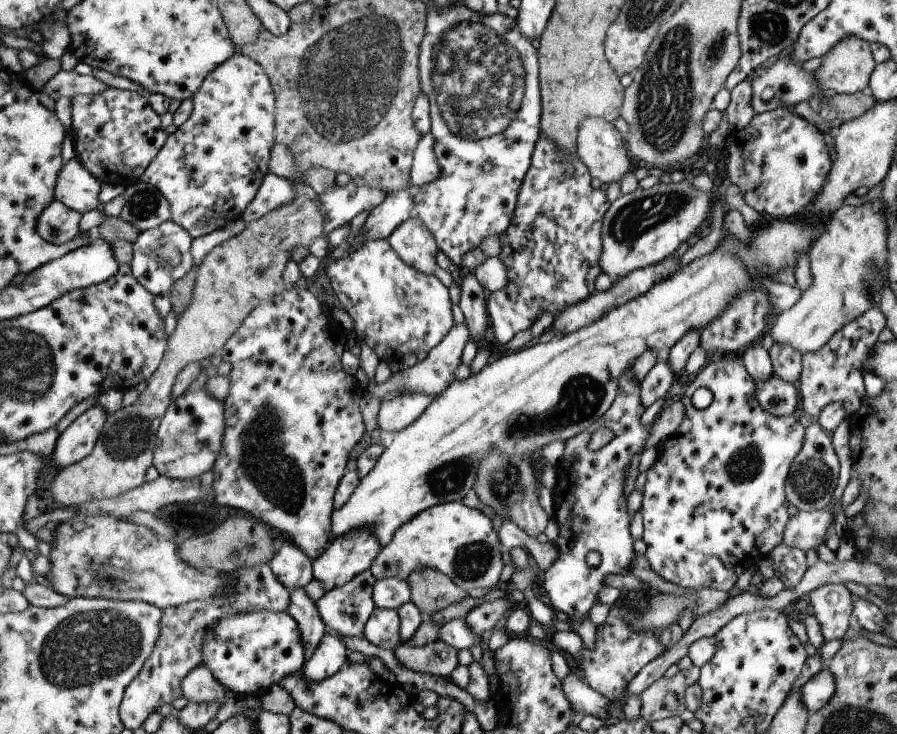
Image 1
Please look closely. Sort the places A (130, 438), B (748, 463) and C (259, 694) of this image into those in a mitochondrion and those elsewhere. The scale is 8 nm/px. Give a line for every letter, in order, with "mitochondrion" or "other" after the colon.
A: mitochondrion
B: mitochondrion
C: other

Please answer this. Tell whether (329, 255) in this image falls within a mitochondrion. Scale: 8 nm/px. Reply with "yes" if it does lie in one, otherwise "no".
no

